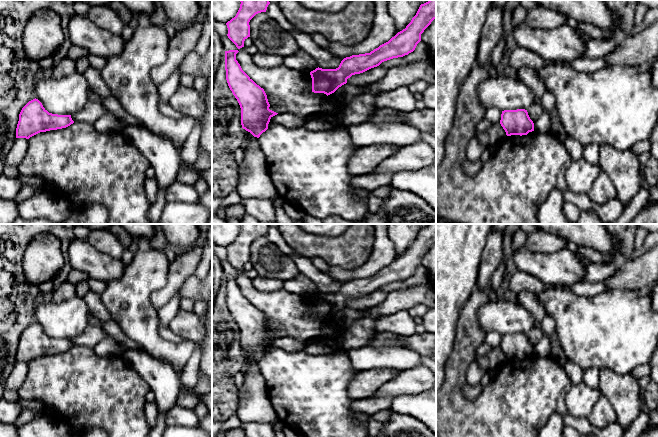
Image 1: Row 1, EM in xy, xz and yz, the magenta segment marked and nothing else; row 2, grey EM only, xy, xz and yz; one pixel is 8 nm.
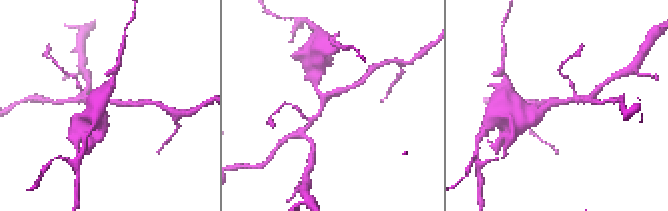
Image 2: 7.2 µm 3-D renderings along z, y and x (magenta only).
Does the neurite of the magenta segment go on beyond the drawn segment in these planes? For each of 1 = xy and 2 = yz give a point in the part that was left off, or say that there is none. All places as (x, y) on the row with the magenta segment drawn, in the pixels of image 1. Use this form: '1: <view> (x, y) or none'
1: none
2: none

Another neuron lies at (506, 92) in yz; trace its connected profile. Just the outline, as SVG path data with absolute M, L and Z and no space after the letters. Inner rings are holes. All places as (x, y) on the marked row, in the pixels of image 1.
M509 72L485 79L478 86L477 95L484 109L499 108L501 111L528 110L537 100L533 90Z

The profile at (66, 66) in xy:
M65 57L56 62L51 69L52 69L51 77L53 79L60 79L76 73L76 64L74 60Z

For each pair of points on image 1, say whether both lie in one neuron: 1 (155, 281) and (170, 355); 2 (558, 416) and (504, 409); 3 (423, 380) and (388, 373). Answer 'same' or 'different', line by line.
1: same
2: different
3: different

